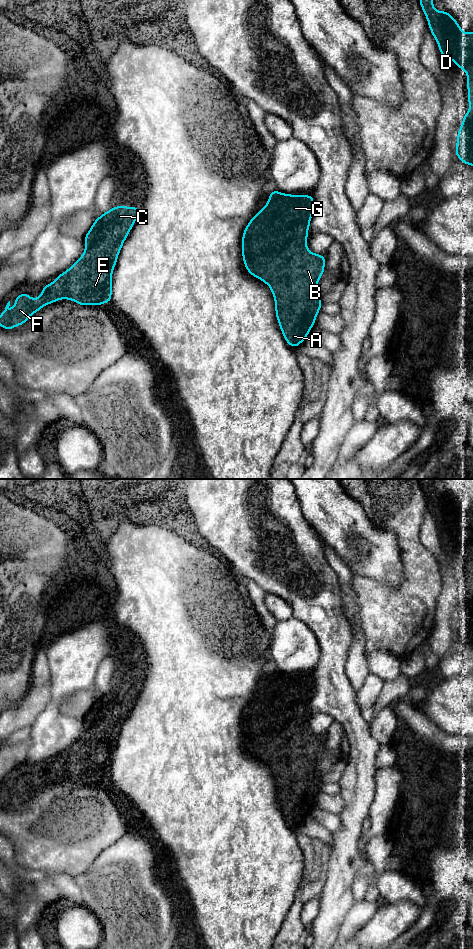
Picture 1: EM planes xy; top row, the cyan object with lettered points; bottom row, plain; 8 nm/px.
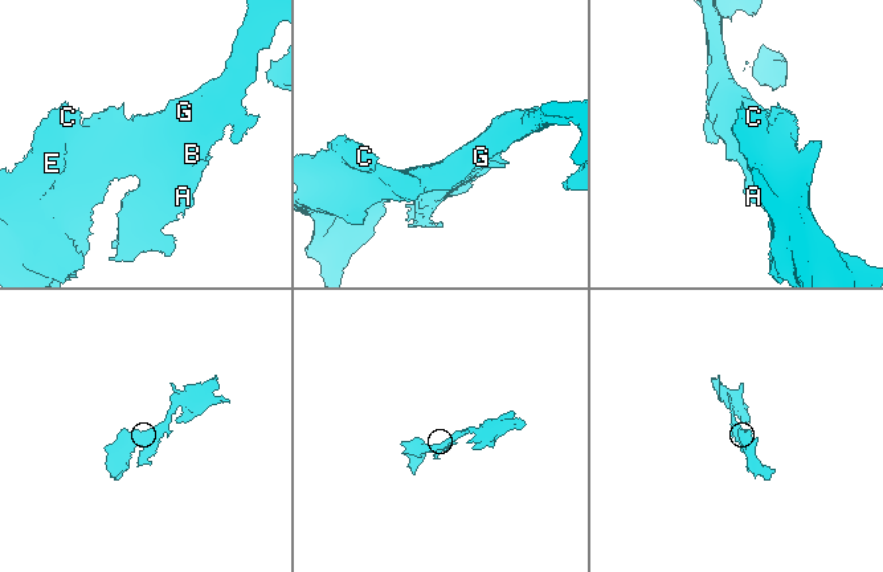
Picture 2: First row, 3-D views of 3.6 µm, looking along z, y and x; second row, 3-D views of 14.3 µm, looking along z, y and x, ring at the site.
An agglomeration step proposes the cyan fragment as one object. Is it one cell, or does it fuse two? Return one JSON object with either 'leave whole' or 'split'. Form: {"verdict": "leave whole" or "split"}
{"verdict": "leave whole"}

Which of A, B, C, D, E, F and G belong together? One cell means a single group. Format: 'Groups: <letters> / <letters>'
Groups: A B C D E F G

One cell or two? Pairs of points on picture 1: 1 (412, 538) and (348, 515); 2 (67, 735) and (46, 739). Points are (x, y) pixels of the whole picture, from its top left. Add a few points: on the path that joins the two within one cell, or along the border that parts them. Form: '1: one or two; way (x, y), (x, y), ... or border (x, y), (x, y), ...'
1: two; border (360, 504), (375, 526), (389, 530), (394, 535)
2: one; way (62, 738), (51, 738)

